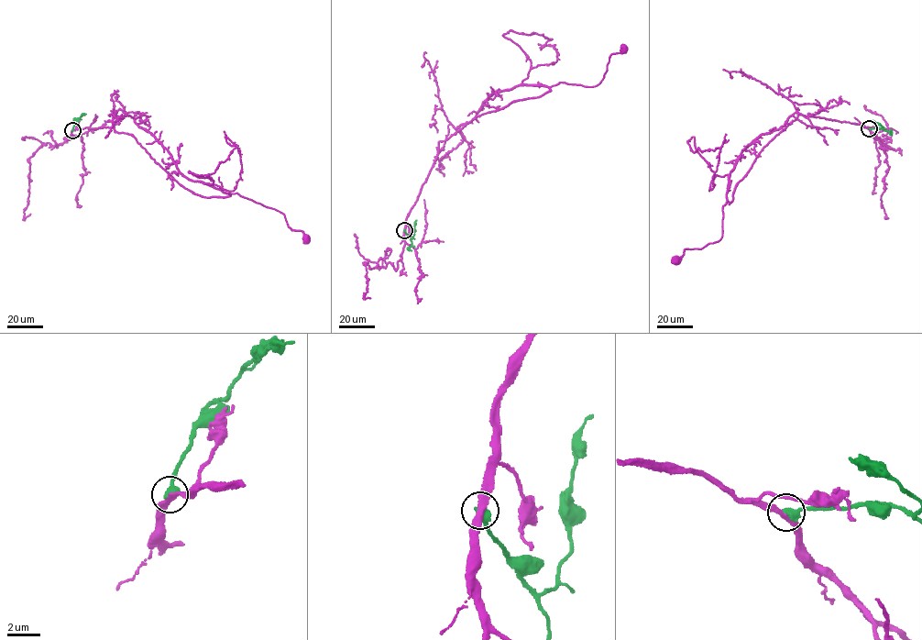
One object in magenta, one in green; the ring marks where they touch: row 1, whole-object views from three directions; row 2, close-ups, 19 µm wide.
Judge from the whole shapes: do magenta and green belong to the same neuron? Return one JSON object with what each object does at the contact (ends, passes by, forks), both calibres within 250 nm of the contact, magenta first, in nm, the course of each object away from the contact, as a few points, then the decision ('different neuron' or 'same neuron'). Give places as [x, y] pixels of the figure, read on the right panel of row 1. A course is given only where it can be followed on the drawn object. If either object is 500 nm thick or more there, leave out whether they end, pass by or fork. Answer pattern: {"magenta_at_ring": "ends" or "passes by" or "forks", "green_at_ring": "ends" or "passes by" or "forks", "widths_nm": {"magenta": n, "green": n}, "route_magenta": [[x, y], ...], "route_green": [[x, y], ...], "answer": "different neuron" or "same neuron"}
{"widths_nm": {"magenta": 320, "green": 550}, "route_magenta": [[869, 128], [797, 115], [764, 146], [722, 206], [721, 238], [685, 248], [676, 260]], "route_green": [[869, 128], [883, 127], [871, 120]], "answer": "different neuron"}

